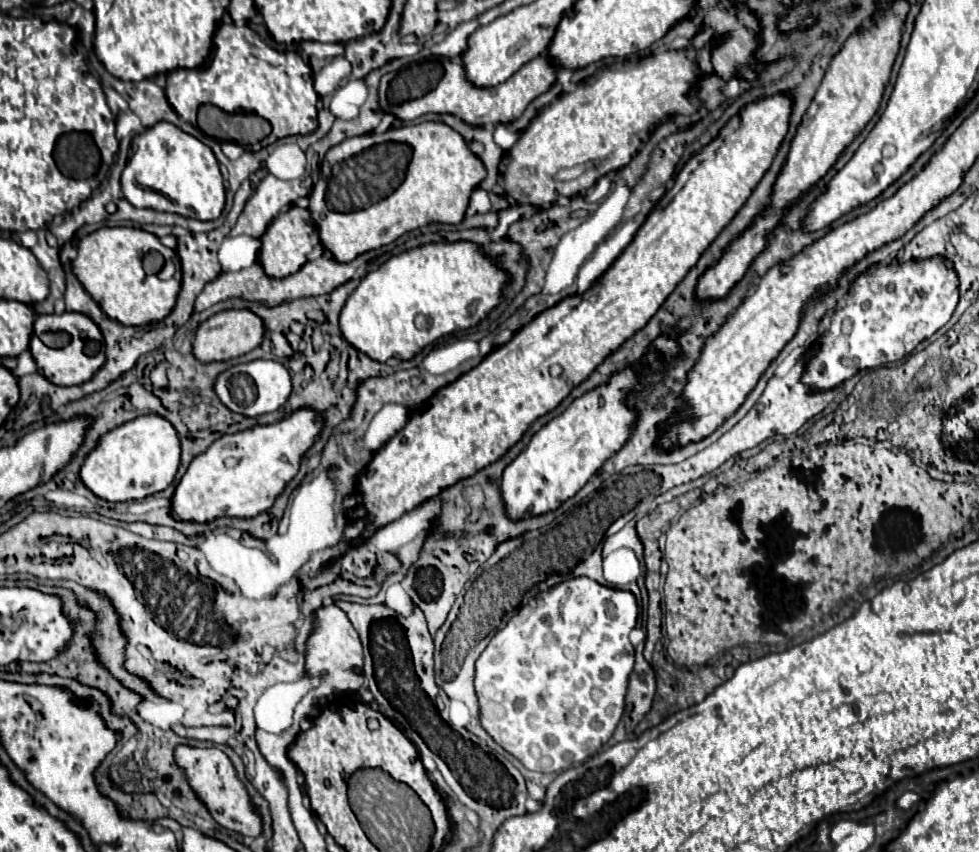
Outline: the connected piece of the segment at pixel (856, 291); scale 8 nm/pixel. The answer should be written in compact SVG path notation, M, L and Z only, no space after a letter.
M939 257L929 261L911 261L903 267L897 263L881 265L875 275L869 277L865 285L853 285L853 289L847 295L845 305L833 313L831 321L821 327L819 335L819 353L817 357L809 359L807 373L803 377L803 383L807 385L807 391L823 391L841 385L845 379L853 377L861 369L873 369L891 361L899 361L905 355L909 355L921 341L931 337L939 327L943 327L959 301L957 293L957 275L953 273L953 267L949 261L943 261Z

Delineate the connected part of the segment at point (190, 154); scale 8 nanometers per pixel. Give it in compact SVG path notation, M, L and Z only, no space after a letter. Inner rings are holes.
M159 121L131 141L129 161L121 175L121 189L125 199L135 207L177 213L199 221L219 219L225 205L223 177L213 151L167 121ZM145 189L163 195L163 199L143 199Z

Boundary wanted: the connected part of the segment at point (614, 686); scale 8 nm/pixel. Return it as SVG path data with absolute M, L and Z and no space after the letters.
M587 577L563 581L531 601L535 603L521 607L477 659L479 719L485 731L529 771L561 773L599 753L623 715L629 675L635 663L629 633L637 623L639 609L633 593L597 585Z

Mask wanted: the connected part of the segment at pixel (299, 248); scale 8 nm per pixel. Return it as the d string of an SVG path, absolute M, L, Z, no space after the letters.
M293 205L289 211L281 213L275 217L273 225L267 227L265 235L261 237L261 253L259 253L259 263L263 265L265 273L269 277L287 277L297 273L305 261L311 249L319 243L319 229L311 219L311 213L307 207Z

